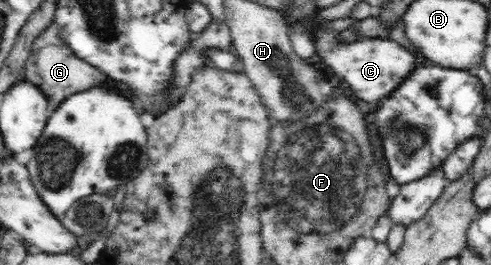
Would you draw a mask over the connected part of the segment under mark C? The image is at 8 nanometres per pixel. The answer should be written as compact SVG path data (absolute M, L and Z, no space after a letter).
M323 28L317 32L317 52L323 58L323 62L335 70L335 74L345 78L345 82L351 86L353 94L359 96L359 100L375 101L375 103L388 99L397 87L409 78L409 74L418 67L420 62L415 54L392 39L369 38L369 40L353 42L353 44L339 44L337 36L325 32Z

